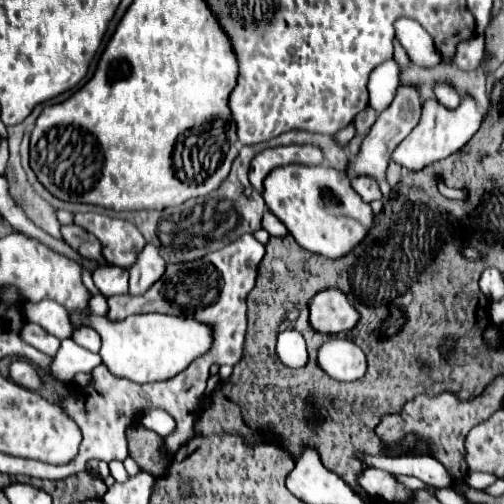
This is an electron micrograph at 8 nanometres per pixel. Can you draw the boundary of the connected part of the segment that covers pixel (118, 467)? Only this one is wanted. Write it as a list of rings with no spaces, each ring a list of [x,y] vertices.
[[[113,460],[108,465],[110,469],[110,474],[113,476],[115,481],[124,483],[129,479],[129,476],[122,462],[118,460]]]

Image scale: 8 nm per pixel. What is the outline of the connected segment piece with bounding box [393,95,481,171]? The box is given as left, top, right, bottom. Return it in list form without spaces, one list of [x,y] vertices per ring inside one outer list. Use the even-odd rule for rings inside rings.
[[[463,95],[457,109],[447,109],[437,99],[427,99],[423,105],[423,111],[421,111],[419,125],[399,143],[399,147],[393,151],[393,159],[407,169],[419,171],[439,159],[449,157],[451,153],[459,151],[479,129],[479,123],[481,123],[481,111],[477,109],[477,103],[471,95]]]

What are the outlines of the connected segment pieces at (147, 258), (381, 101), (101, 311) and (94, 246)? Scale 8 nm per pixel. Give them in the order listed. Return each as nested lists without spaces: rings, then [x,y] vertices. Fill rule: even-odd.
[[[145,245],[145,249],[139,253],[139,259],[135,265],[129,267],[129,293],[131,295],[143,295],[153,283],[157,283],[165,275],[165,261],[159,255],[155,245]]]
[[[387,59],[371,71],[369,77],[369,105],[375,111],[383,111],[389,107],[391,99],[395,97],[395,87],[399,85],[399,65],[395,59]]]
[[[93,295],[91,297],[91,311],[95,315],[105,316],[108,312],[107,299],[103,295]]]
[[[63,225],[61,227],[61,233],[63,233],[63,239],[75,249],[79,251],[83,257],[87,259],[103,259],[101,255],[101,243],[95,235],[87,233],[83,227],[79,225]]]

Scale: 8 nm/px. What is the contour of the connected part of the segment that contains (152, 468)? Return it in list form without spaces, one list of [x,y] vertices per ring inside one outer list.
[[[137,425],[137,427],[129,427],[127,439],[129,439],[129,455],[137,461],[137,465],[141,465],[143,471],[155,477],[169,475],[171,461],[165,461],[165,453],[163,453],[165,441],[161,435]]]

